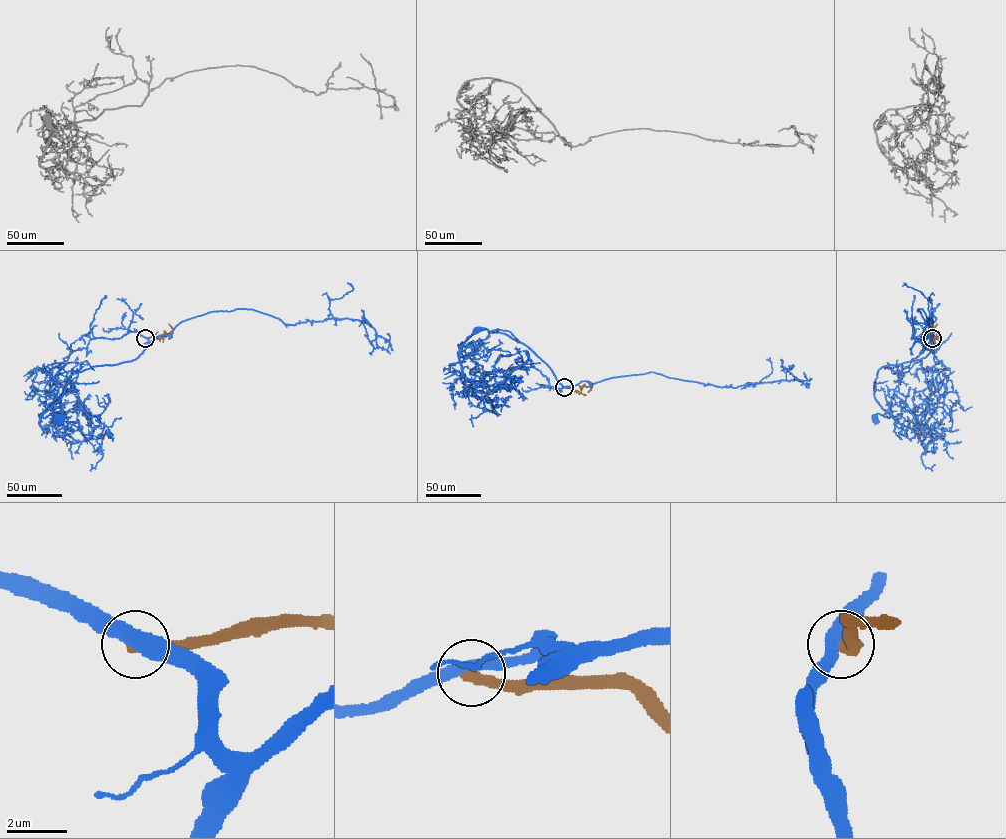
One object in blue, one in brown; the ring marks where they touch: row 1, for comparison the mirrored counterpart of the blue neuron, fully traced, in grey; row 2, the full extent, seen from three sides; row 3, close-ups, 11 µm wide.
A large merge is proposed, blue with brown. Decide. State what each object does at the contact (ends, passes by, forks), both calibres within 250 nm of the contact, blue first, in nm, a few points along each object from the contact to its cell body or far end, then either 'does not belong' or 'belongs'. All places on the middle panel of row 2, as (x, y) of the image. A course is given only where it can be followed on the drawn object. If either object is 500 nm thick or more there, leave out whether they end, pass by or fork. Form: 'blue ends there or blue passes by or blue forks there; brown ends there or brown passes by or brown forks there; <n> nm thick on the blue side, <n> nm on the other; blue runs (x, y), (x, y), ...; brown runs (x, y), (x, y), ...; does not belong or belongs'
blue passes by; brown ends there; 420 nm thick on the blue side, 360 nm on the other; blue runs (564, 387), (568, 386), (562, 386), (551, 369), (527, 346), (507, 335), (481, 329), (459, 346), (477, 329); brown runs (564, 387), (580, 392), (580, 386), (591, 384), (587, 392); does not belong

